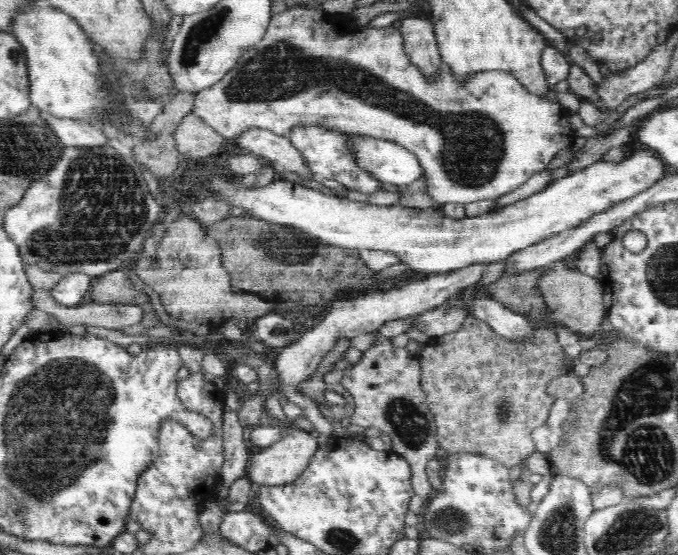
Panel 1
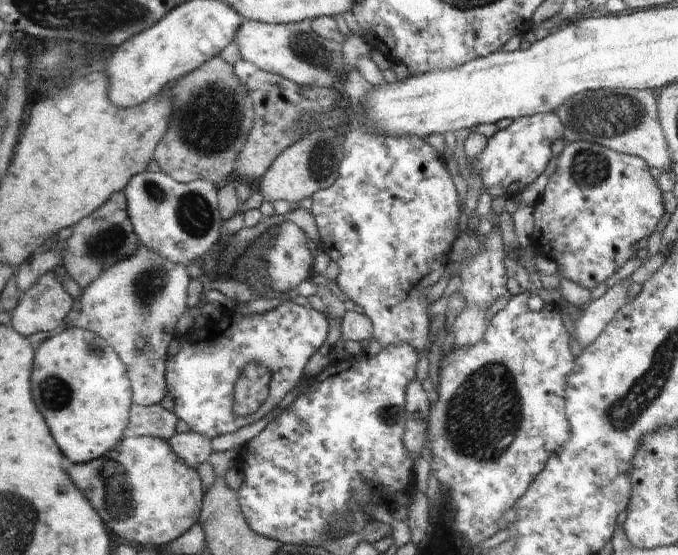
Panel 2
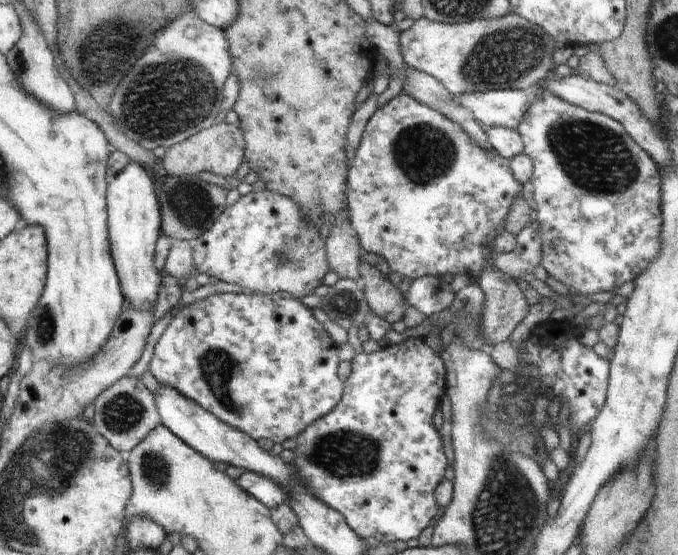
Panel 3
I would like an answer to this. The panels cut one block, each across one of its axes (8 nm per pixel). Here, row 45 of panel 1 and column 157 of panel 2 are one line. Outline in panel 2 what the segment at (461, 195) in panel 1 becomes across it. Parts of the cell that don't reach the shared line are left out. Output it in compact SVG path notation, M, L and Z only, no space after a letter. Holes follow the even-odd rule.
M140 246L132 257L102 272L79 299L80 316L71 324L100 335L113 348L129 370L135 404L156 405L169 392L166 350L177 335L177 321L186 312L189 283L187 266L166 261Z

